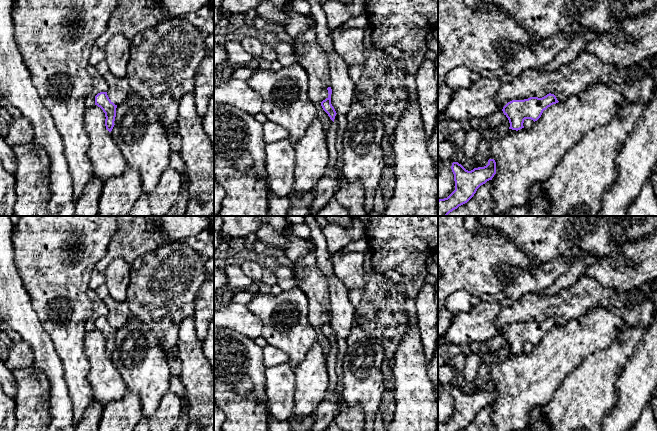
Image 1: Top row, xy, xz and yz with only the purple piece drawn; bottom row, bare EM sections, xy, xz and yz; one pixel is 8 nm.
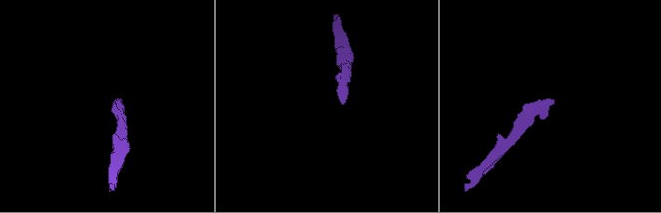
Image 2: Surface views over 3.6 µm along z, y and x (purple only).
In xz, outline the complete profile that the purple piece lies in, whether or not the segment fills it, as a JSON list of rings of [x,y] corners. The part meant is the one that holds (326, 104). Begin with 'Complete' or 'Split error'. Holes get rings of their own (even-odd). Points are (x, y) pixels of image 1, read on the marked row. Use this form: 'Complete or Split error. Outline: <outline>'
Complete. Outline: [[[328,87],[327,90],[328,90],[329,95],[325,100],[323,100],[321,102],[321,106],[322,106],[323,110],[328,114],[330,119],[334,122],[334,119],[335,119],[335,116],[337,113],[331,104],[332,89],[331,89],[331,87]]]

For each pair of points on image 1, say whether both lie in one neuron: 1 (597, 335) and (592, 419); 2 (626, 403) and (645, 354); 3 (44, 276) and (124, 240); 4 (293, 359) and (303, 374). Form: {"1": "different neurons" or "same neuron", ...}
{"1": "different neurons", "2": "same neuron", "3": "different neurons", "4": "different neurons"}

